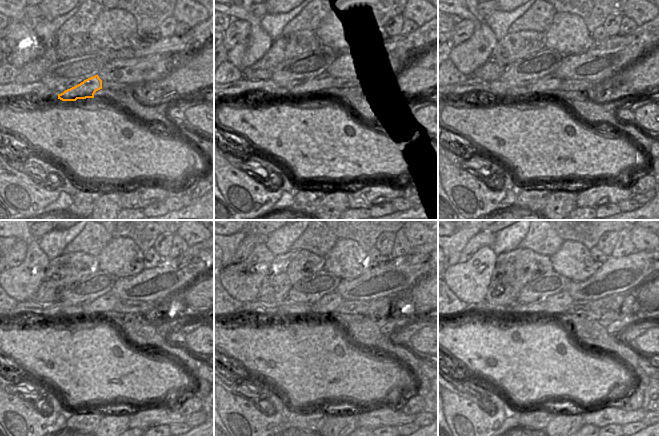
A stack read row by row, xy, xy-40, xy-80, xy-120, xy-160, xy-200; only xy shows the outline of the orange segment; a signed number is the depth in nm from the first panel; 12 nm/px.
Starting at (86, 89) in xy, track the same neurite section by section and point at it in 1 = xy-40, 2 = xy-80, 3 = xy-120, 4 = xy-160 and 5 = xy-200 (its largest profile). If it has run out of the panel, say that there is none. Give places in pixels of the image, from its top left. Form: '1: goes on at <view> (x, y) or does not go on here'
1: goes on at xy-40 (313, 86)
2: goes on at xy-80 (549, 82)
3: goes on at xy-120 (106, 302)
4: goes on at xy-160 (329, 302)
5: goes on at xy-200 (558, 302)

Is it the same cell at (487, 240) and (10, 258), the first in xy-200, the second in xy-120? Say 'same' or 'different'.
same

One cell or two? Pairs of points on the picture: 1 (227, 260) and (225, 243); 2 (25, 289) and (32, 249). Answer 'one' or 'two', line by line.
1: one
2: one

